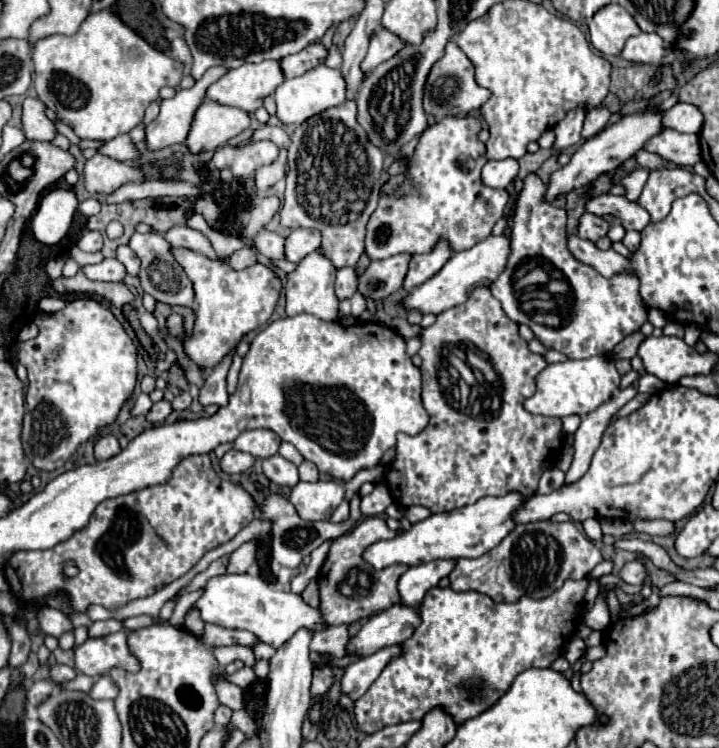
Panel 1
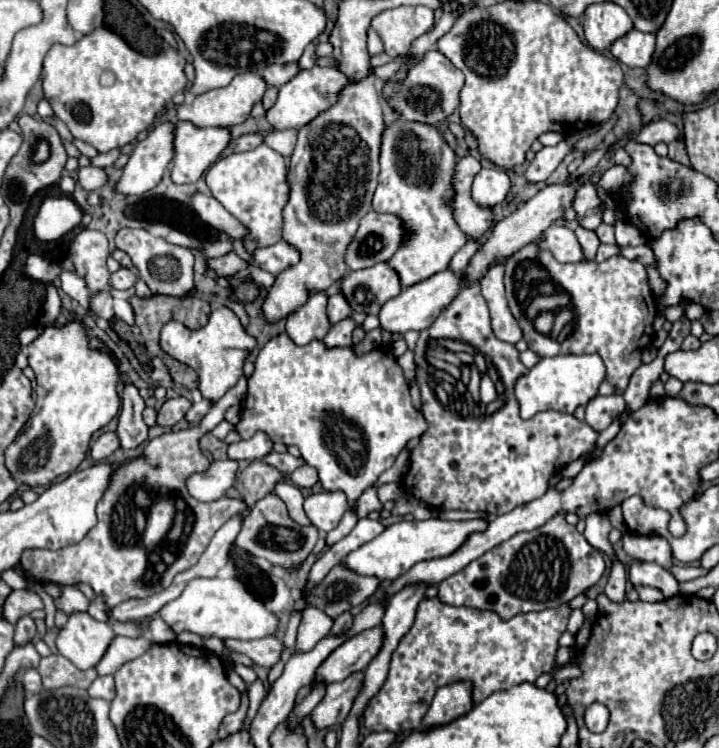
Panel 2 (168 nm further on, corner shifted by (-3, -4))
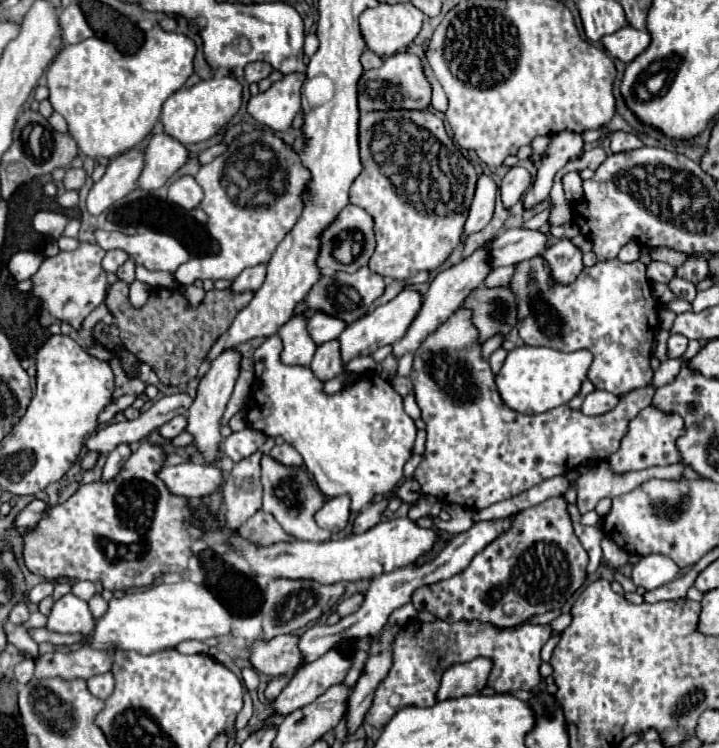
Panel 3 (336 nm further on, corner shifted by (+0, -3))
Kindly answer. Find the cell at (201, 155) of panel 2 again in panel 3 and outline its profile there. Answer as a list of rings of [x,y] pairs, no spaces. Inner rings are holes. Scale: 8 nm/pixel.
[[[157,133],[143,149],[143,157],[145,165],[141,177],[137,179],[137,187],[153,191],[165,185],[169,177],[173,177],[187,163],[187,149],[169,135]]]

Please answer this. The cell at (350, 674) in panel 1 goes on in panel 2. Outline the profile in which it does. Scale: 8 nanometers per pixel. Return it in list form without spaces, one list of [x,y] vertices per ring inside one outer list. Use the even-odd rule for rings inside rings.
[[[362,670],[356,674],[350,674],[346,680],[328,684],[324,700],[312,712],[314,726],[320,730],[340,726],[346,720],[346,716],[350,714],[352,702],[356,700],[356,694],[360,694],[362,684],[364,684]]]

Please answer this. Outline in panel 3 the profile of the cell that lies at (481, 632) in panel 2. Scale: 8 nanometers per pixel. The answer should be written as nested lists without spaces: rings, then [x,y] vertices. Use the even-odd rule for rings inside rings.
[[[411,621],[399,629],[391,643],[393,663],[387,677],[377,685],[373,705],[365,713],[365,723],[383,729],[389,719],[407,705],[431,707],[437,701],[437,689],[441,681],[441,673],[455,665],[467,663],[475,657],[489,657],[493,661],[493,671],[489,675],[489,687],[497,693],[509,693],[517,689],[531,691],[539,681],[539,651],[551,637],[549,625],[523,625],[521,629],[499,629],[491,623],[421,623]]]

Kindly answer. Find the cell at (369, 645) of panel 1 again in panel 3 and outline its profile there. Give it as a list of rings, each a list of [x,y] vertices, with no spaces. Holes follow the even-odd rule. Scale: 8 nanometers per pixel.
[[[331,649],[323,657],[313,663],[303,665],[289,681],[289,685],[275,697],[273,711],[277,715],[289,715],[299,707],[313,703],[319,695],[323,695],[331,685],[343,681],[349,671],[349,657],[339,649]]]

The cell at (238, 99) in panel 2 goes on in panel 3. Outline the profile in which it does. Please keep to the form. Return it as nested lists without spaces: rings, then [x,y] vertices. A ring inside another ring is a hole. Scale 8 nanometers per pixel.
[[[215,75],[211,79],[201,79],[193,87],[179,89],[163,103],[161,119],[159,119],[163,123],[163,133],[183,145],[195,145],[195,143],[207,141],[213,135],[217,135],[217,129],[229,123],[229,119],[241,107],[241,99],[243,99],[241,83],[235,77]]]

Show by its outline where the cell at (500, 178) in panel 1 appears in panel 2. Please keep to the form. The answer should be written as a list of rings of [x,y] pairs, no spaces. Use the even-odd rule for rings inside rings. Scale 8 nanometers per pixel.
[[[482,168],[472,184],[472,198],[480,206],[496,206],[506,200],[510,178],[502,168]]]

